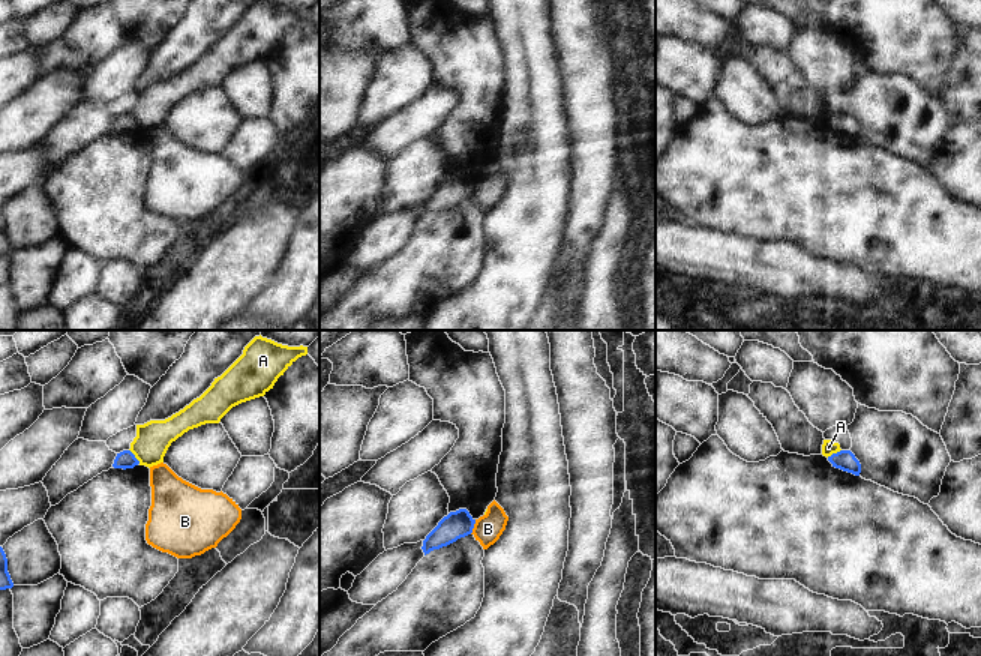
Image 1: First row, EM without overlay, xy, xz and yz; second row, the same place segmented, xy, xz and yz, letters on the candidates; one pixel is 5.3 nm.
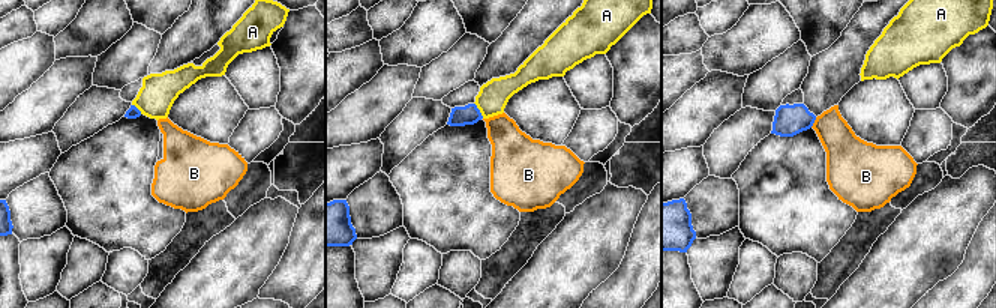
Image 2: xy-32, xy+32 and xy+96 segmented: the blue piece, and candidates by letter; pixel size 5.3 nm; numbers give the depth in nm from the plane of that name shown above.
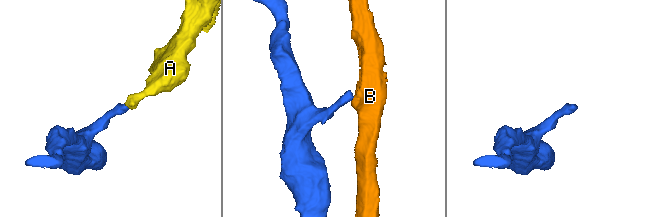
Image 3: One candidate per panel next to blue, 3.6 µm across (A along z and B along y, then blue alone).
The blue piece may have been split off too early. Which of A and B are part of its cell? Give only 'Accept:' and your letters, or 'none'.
Accept: none

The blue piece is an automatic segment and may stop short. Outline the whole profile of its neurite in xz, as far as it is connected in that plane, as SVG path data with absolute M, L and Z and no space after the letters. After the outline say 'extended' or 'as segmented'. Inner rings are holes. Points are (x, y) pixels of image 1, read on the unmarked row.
M466 173L450 176L423 204L424 219L472 197L476 183Z; as segmented

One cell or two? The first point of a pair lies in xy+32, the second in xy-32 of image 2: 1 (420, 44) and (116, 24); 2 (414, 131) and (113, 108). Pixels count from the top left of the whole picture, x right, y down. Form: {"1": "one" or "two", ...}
{"1": "one", "2": "one"}

